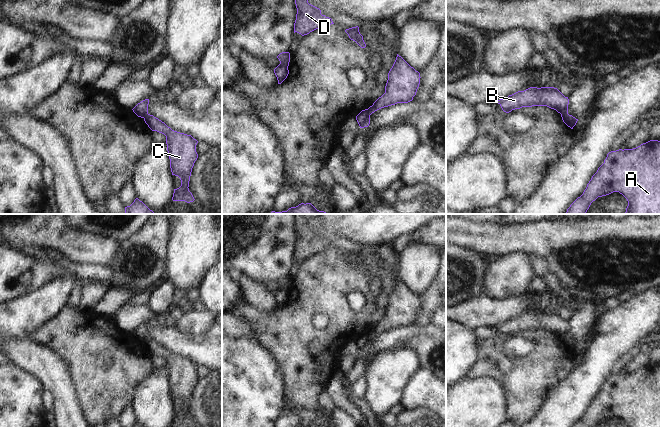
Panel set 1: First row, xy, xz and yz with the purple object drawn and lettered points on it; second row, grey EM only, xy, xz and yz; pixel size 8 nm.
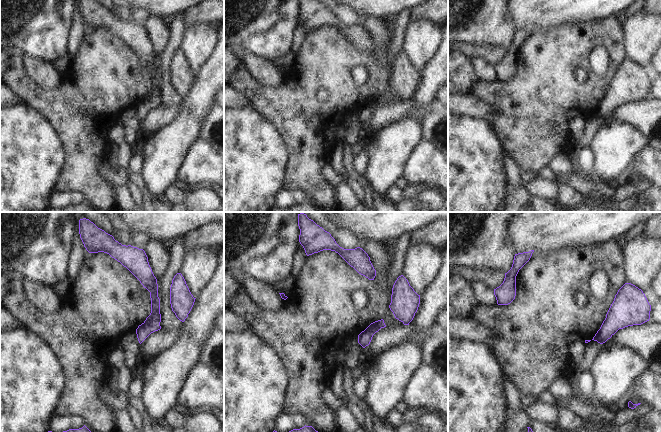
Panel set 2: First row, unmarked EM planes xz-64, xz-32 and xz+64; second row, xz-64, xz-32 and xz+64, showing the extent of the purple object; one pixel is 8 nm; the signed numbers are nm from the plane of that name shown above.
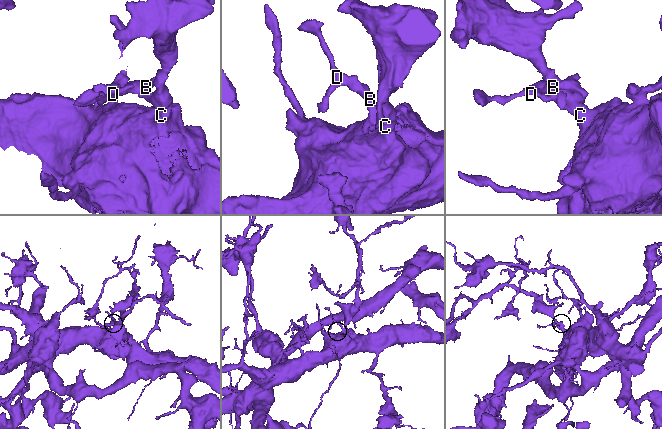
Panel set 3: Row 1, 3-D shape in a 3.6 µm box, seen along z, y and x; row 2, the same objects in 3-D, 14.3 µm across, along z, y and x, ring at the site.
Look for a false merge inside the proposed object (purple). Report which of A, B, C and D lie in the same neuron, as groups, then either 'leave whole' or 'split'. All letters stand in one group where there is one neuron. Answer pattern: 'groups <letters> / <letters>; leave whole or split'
groups A C / B D; split

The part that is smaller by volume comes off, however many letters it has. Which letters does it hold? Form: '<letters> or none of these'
B, D.

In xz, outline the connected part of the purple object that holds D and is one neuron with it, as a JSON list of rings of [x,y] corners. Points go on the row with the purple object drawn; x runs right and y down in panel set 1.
[[[295,0],[297,14],[294,33],[302,36],[325,25],[334,24],[332,19],[321,14],[321,10],[308,3],[308,0]]]

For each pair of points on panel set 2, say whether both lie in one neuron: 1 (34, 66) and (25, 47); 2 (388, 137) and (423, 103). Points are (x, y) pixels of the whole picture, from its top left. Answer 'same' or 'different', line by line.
1: different
2: same

